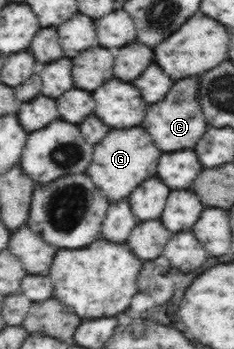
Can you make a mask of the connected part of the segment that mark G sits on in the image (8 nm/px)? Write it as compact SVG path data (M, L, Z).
M142 127L116 129L108 133L96 147L94 159L88 167L88 175L96 187L100 187L110 201L128 197L144 179L156 175L156 165L160 159L160 149L154 145L150 135Z

